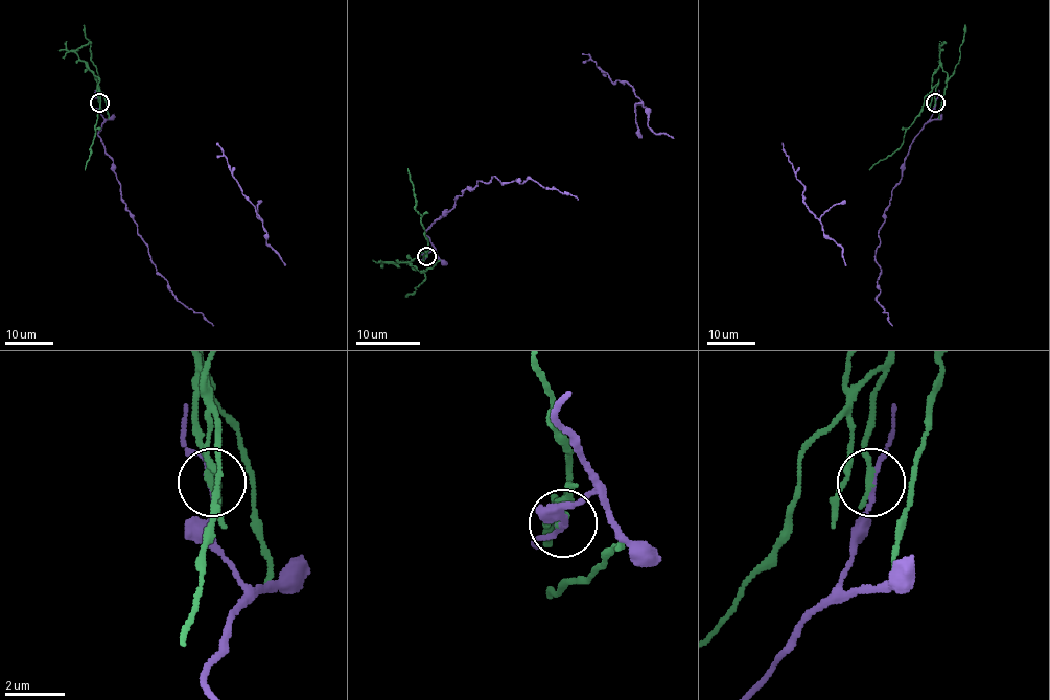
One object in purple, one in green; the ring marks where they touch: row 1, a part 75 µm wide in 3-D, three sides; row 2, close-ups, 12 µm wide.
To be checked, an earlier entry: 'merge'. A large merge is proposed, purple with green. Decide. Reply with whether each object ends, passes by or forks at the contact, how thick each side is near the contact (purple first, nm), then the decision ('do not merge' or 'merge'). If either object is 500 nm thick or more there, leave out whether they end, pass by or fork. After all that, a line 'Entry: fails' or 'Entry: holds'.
purple passes by; green ends; calibres 150 and 280 nm; do not merge
Entry: fails

